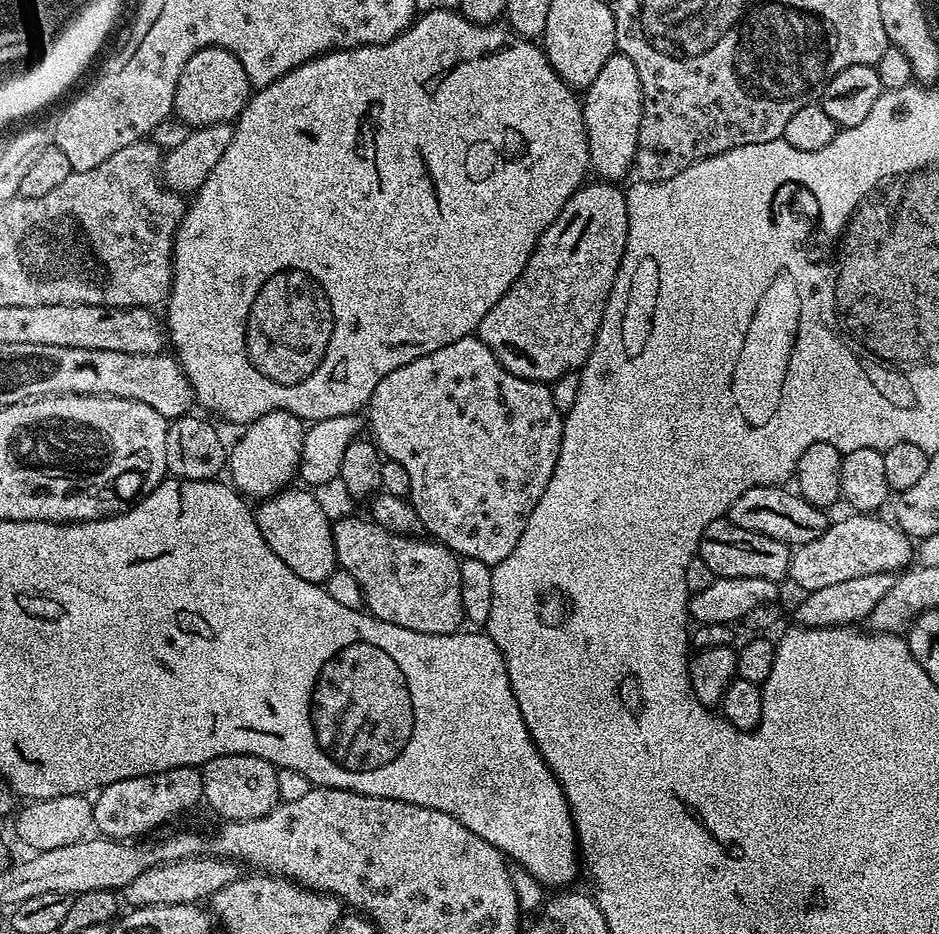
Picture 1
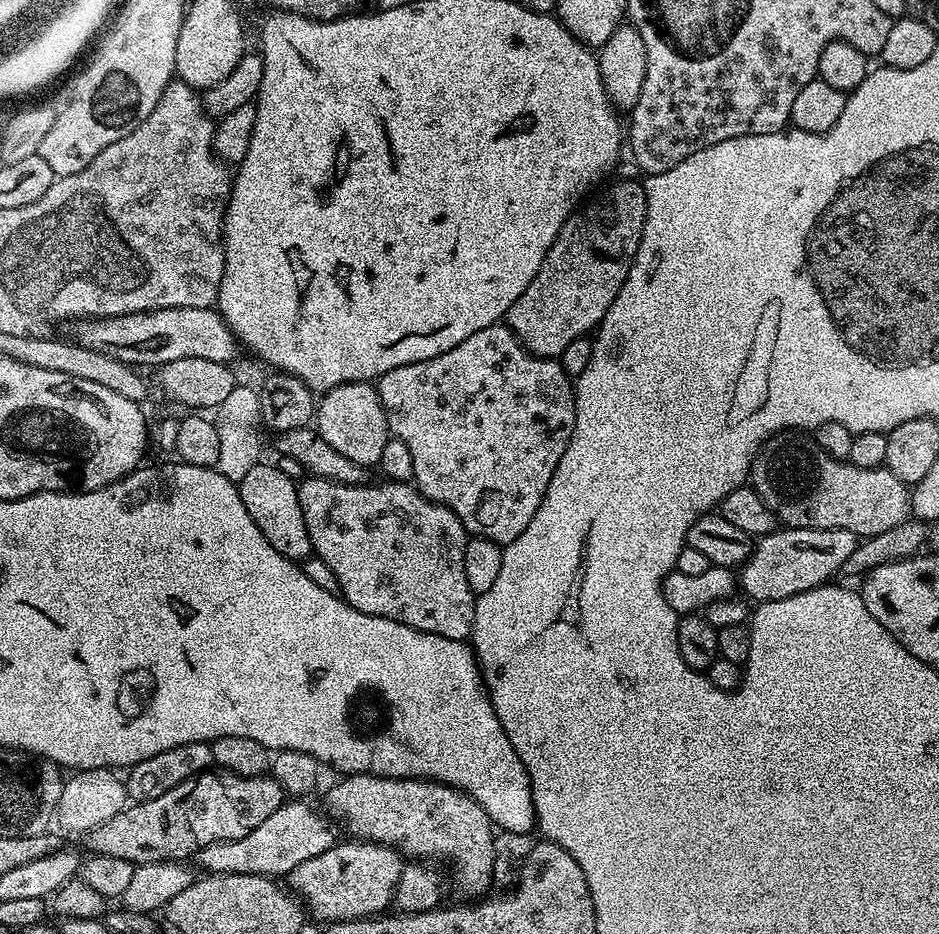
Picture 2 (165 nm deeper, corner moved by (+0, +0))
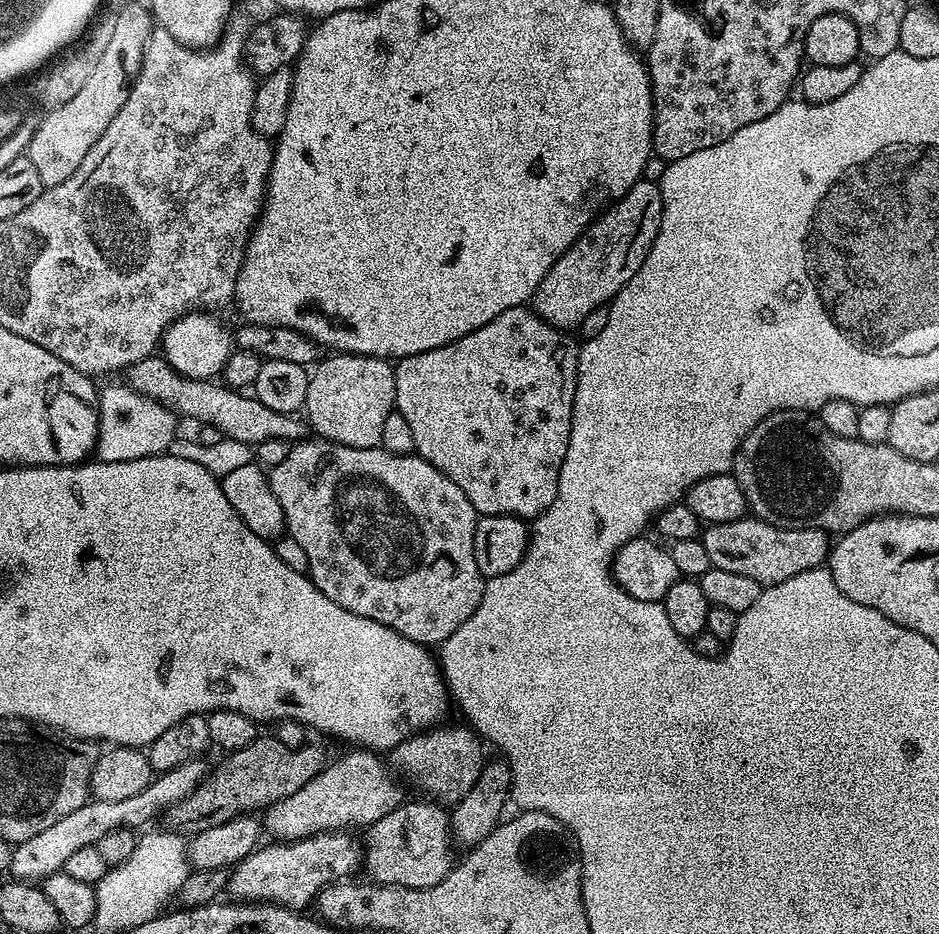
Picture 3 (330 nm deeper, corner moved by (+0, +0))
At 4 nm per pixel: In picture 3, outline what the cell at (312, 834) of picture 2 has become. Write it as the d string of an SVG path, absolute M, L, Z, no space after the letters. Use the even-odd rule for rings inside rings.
M348 750L341 760L333 764L331 761L321 772L314 774L314 778L310 778L302 790L290 794L290 798L282 798L267 809L263 813L262 824L280 842L301 840L320 832L356 830L352 828L364 830L378 822L378 818L386 818L386 814L400 807L405 796L399 782L393 769L377 753Z

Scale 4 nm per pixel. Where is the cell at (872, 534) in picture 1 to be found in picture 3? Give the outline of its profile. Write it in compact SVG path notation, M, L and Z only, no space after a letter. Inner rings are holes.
M755 518L707 525L702 539L713 568L746 574L746 578L754 578L762 586L786 582L794 574L821 567L830 551L829 533L821 528L779 528Z

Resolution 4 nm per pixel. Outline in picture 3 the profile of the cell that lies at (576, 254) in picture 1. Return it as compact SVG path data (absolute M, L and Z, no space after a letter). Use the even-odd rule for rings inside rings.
M641 178L624 197L608 205L591 226L550 266L530 304L547 324L561 330L575 329L590 310L605 307L646 258L662 222L662 194L655 179Z

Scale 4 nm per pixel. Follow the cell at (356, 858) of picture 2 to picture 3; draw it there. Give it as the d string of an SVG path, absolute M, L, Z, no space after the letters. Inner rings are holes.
M419 798L413 804L401 803L386 818L378 818L367 829L368 845L362 848L362 868L368 871L367 879L374 884L398 886L399 888L429 888L454 867L452 848L454 841L450 816L439 803Z

